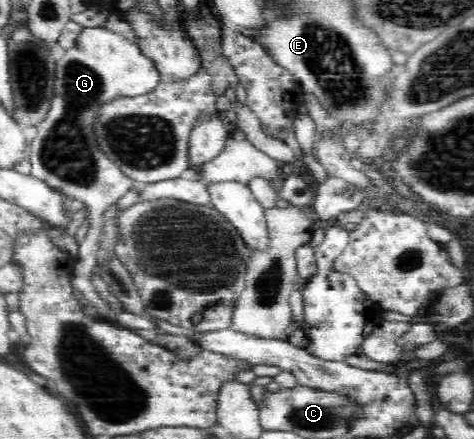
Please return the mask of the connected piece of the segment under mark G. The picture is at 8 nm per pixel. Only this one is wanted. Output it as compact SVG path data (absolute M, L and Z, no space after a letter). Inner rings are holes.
M85 27L74 47L69 48L63 59L55 63L51 109L48 109L45 119L35 125L36 135L28 143L31 176L90 209L90 227L84 240L78 243L77 256L80 258L73 268L72 286L82 293L83 299L96 305L96 315L112 323L117 321L119 308L100 299L91 277L97 265L95 257L105 225L103 213L111 203L116 203L138 184L124 175L119 166L98 147L94 131L96 111L112 99L148 94L160 81L156 64L143 54L137 43L131 43L123 35L103 27Z

